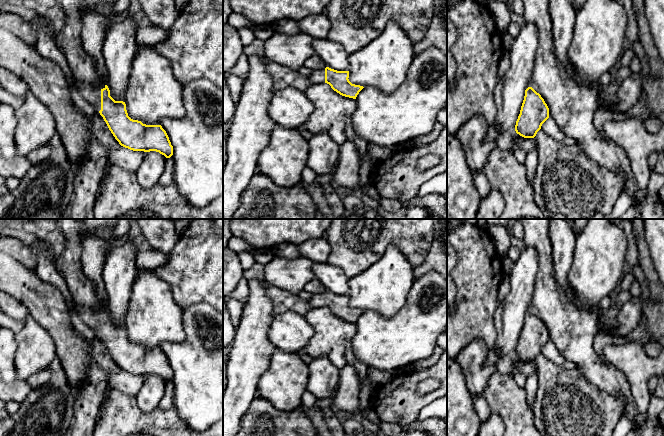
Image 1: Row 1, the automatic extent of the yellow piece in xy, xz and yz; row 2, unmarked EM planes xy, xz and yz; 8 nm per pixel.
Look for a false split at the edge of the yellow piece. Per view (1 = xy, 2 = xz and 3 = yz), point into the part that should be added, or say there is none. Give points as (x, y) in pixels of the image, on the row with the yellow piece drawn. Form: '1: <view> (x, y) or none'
1: xy (91, 93)
2: xz (317, 76)
3: none

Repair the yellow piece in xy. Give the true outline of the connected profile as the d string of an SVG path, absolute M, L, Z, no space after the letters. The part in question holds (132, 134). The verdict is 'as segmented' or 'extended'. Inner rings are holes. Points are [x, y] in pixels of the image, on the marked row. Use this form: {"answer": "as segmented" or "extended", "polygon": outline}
{"answer": "extended", "polygon": "M76 78L73 84L80 95L100 113L121 146L133 151L156 151L166 158L173 155L173 146L162 126L146 125L141 121L131 119L125 102L115 101L110 96L107 85L98 87Z"}

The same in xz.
{"answer": "extended", "polygon": "M329 67L312 70L307 77L310 85L325 82L340 95L353 99L356 99L359 92L364 88L363 86L352 84L349 81L349 71L337 71Z"}

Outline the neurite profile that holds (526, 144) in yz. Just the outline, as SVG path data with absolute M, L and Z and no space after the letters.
M517 133L515 134L515 147L528 153L535 148L535 145L536 141L534 138L524 138Z

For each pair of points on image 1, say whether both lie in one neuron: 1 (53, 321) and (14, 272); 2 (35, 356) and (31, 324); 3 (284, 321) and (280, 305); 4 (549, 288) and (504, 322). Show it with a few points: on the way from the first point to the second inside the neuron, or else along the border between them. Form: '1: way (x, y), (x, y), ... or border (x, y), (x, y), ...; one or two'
1: way (45, 309), (21, 284); one
2: way (35, 348), (32, 332); one
3: border (303, 314), (285, 311), (274, 315); two
4: border (535, 280), (535, 288), (529, 304), (529, 310); two

